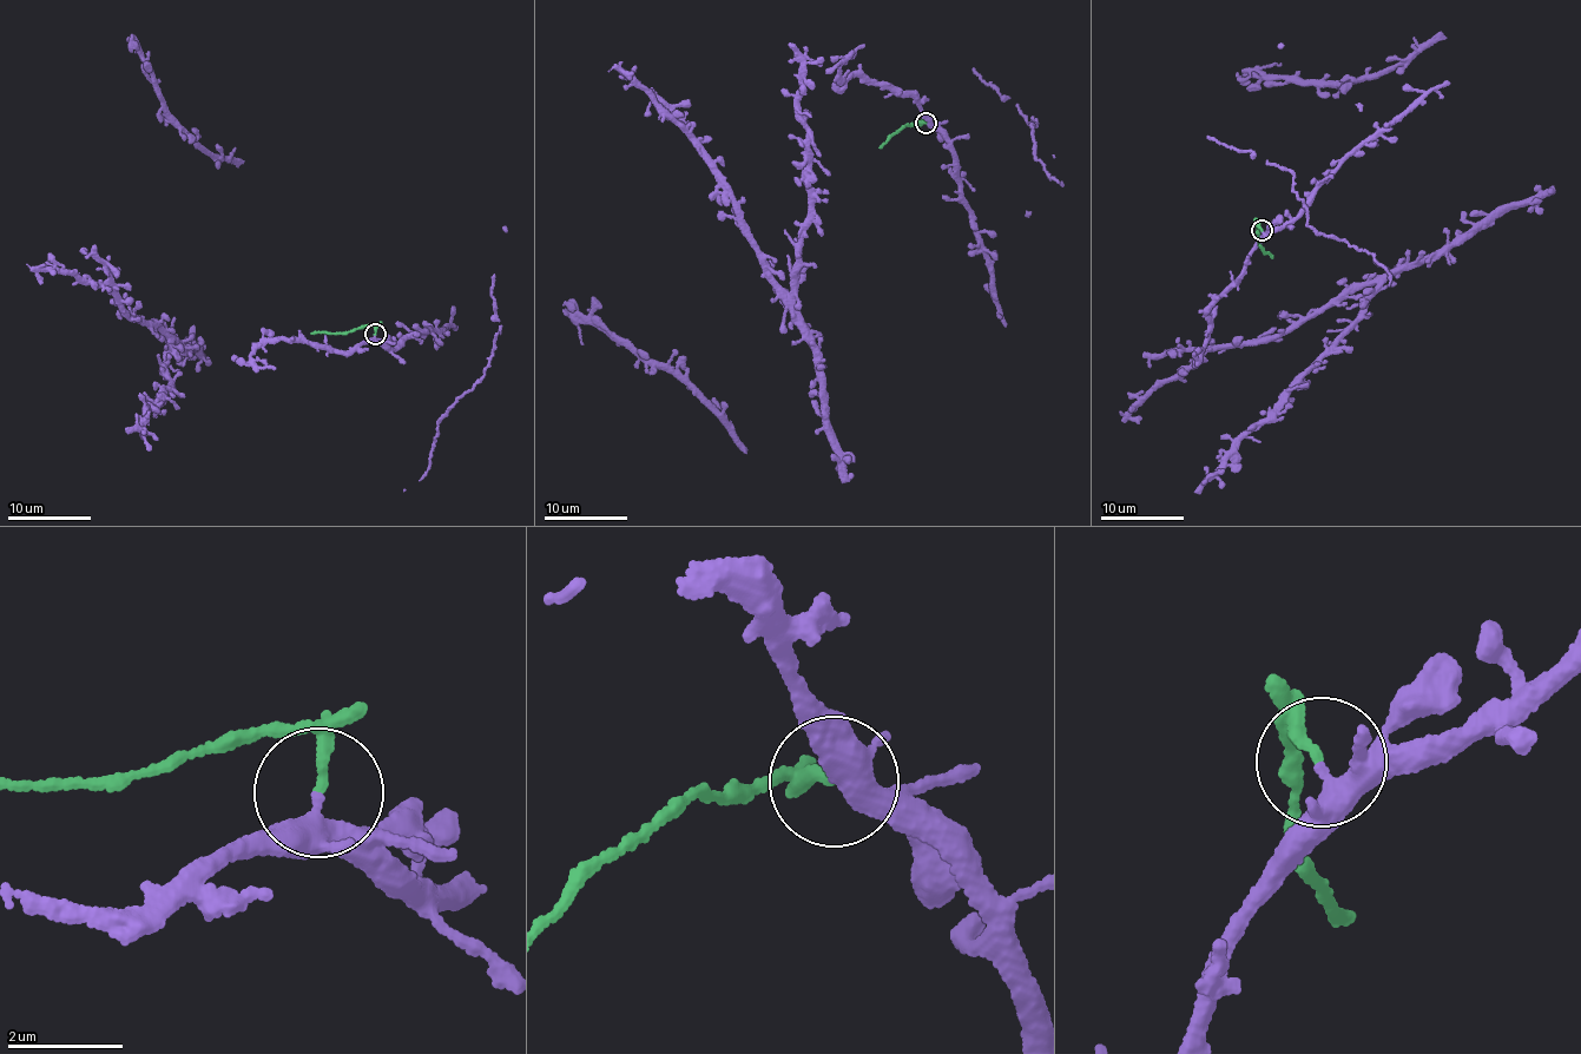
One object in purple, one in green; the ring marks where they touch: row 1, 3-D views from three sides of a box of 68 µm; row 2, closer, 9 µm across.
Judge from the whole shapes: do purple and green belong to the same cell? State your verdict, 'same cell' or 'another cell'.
another cell

